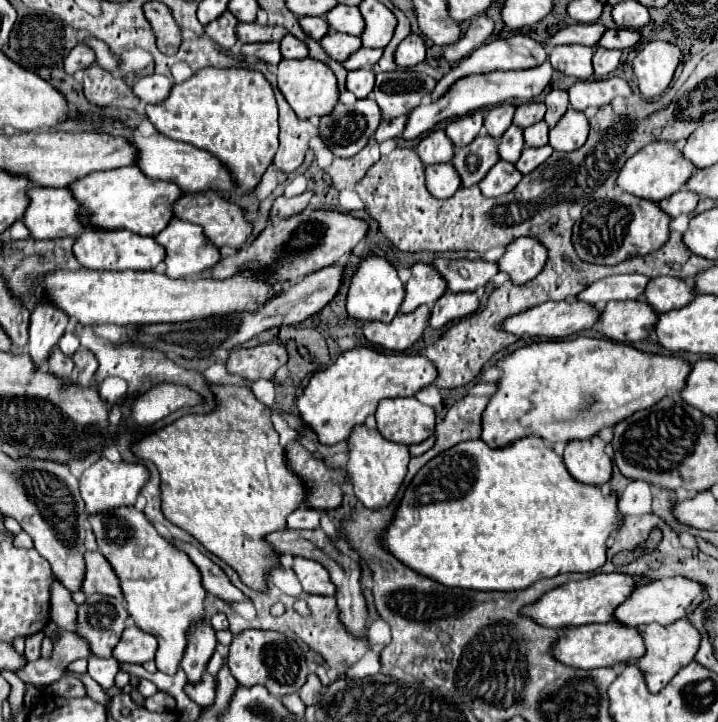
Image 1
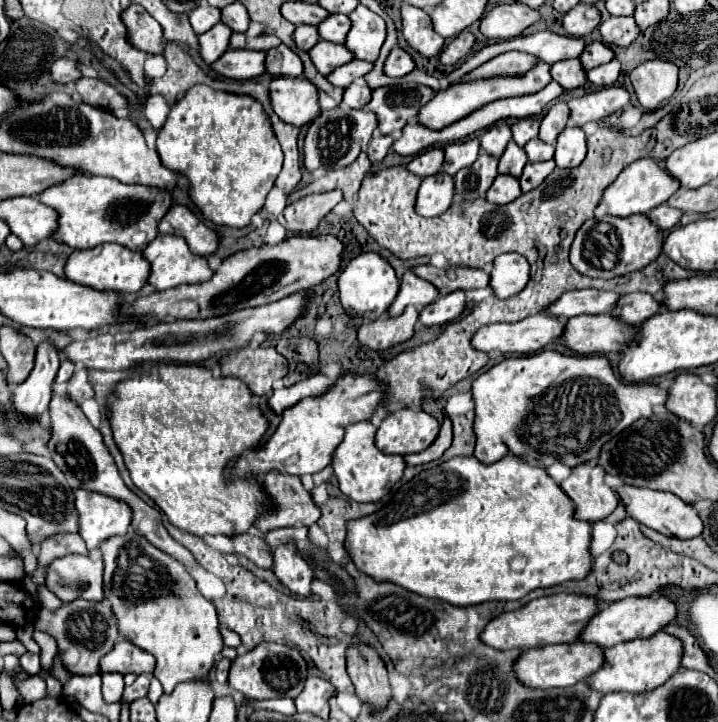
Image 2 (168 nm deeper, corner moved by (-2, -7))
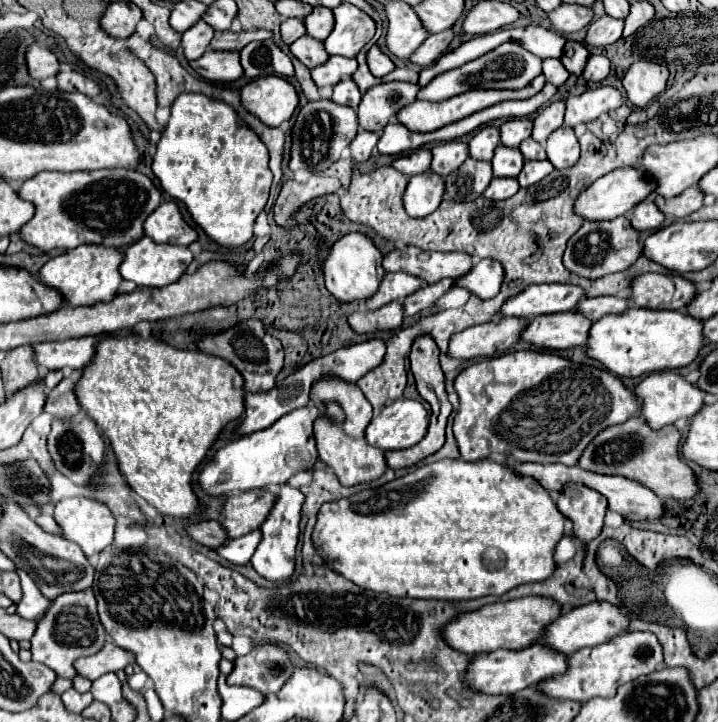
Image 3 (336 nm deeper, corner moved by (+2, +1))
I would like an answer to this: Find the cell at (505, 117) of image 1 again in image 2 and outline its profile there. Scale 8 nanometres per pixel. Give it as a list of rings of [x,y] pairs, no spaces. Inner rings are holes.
[[[496,122],[488,130],[484,130],[478,138],[480,138],[480,148],[484,152],[490,152],[492,156],[500,158],[506,144],[512,140],[510,126],[508,126],[508,122]]]

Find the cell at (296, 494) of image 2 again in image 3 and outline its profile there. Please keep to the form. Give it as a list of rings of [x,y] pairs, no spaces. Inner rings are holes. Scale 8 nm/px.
[[[252,490],[228,496],[222,506],[222,528],[230,538],[240,538],[258,530],[274,506],[276,494],[270,490]]]

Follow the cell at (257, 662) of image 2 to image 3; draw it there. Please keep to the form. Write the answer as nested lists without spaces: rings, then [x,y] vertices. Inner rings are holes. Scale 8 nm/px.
[[[262,644],[262,646],[256,646],[250,654],[236,658],[234,670],[230,672],[226,682],[230,686],[248,686],[248,688],[254,688],[262,694],[270,694],[270,692],[278,692],[284,686],[284,682],[290,678],[292,672],[294,672],[294,666],[292,666],[286,650],[282,646]]]

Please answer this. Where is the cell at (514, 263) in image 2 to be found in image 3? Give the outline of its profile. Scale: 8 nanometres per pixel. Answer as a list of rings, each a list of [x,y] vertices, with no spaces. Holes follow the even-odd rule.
[[[486,258],[486,260],[480,260],[478,264],[474,264],[468,274],[454,280],[452,286],[466,288],[466,290],[470,290],[470,294],[486,300],[486,298],[492,298],[494,294],[498,294],[502,280],[504,280],[502,266],[496,260]]]

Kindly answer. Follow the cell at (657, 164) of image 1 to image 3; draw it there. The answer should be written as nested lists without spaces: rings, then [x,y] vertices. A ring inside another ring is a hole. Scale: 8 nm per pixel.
[[[620,168],[614,170],[602,178],[598,178],[592,186],[588,186],[576,200],[574,204],[574,212],[588,222],[600,222],[600,220],[612,220],[618,218],[622,214],[626,214],[628,210],[632,210],[636,204],[640,204],[642,200],[648,198],[650,192],[654,192],[656,184],[650,182],[650,178],[646,178],[642,172],[638,172],[636,168]]]

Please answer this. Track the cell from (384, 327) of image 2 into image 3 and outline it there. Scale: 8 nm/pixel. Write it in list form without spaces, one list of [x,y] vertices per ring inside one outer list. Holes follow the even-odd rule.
[[[390,302],[378,310],[354,312],[348,316],[348,324],[358,334],[370,334],[378,330],[394,330],[402,324],[404,310],[400,302]]]

